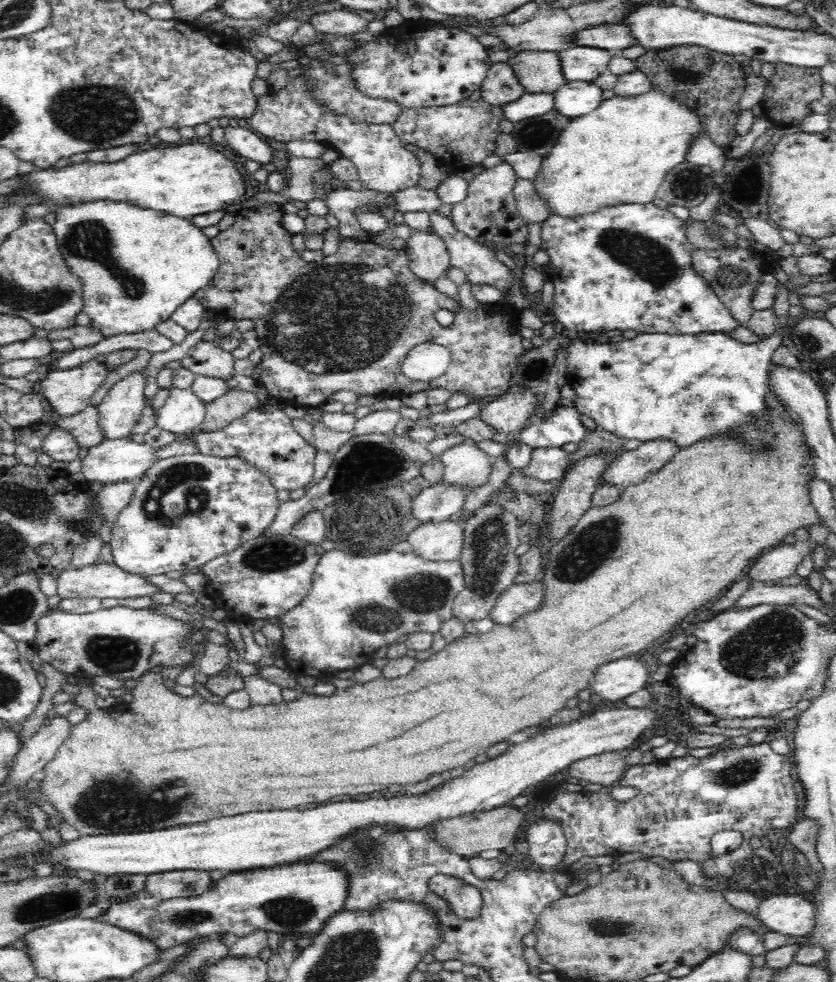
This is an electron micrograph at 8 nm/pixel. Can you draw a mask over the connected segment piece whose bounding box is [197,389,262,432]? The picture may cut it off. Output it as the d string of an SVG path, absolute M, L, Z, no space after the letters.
M228 389L216 400L206 403L206 416L204 422L199 424L197 430L214 432L224 428L232 420L244 416L252 409L262 406L256 392L240 389Z

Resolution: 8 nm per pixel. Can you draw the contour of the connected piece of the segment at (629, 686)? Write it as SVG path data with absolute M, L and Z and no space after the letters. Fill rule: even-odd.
M628 656L599 666L589 689L604 700L622 701L644 688L649 688L650 676L644 662Z

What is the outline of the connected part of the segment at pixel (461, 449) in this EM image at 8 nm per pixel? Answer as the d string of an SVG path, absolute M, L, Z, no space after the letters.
M464 441L446 448L438 455L444 465L446 482L472 480L473 484L482 484L490 476L491 456L474 441Z

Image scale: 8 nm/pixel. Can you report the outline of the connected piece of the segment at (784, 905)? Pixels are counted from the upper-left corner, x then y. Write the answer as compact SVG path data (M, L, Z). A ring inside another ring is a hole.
M770 894L756 912L769 931L805 936L817 925L817 908L808 895Z

